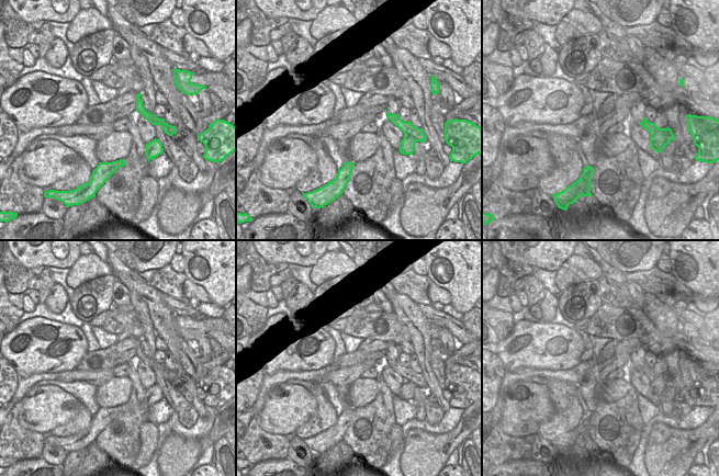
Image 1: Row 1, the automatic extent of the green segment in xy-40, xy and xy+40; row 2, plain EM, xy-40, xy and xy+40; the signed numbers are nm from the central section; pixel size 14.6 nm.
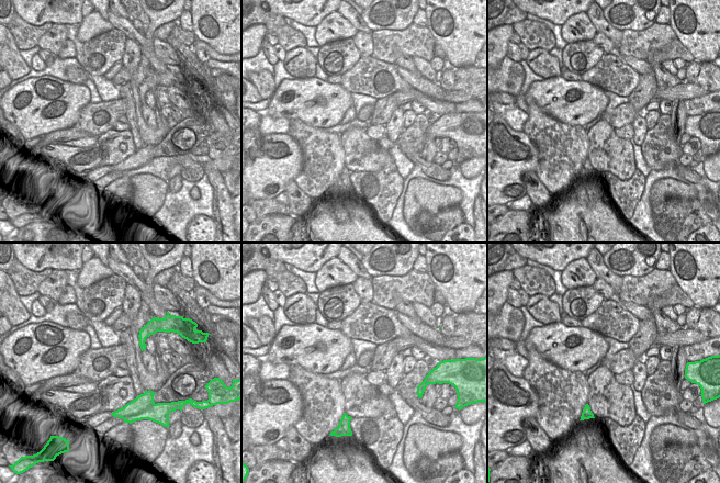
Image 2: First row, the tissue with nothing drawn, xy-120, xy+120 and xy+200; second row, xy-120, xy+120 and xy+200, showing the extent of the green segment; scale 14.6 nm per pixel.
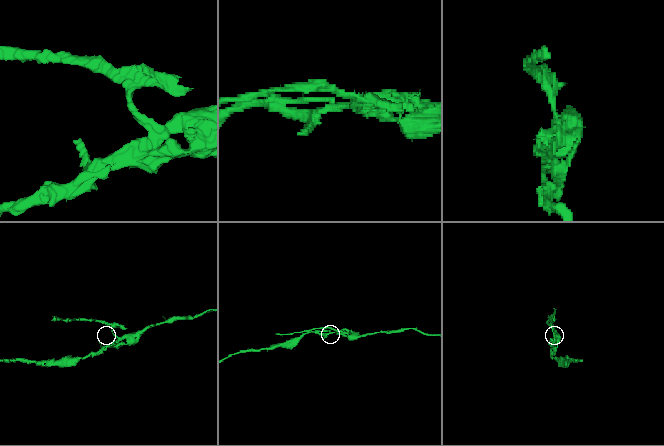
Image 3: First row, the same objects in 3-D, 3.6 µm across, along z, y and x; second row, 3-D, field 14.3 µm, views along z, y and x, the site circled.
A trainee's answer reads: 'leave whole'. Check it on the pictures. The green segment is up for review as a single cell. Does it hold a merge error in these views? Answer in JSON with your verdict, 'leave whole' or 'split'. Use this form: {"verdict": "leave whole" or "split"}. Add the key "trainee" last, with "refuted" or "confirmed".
{"verdict": "split", "trainee": "refuted"}

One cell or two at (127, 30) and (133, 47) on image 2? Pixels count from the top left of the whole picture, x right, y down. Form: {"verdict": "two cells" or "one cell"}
{"verdict": "two cells"}

